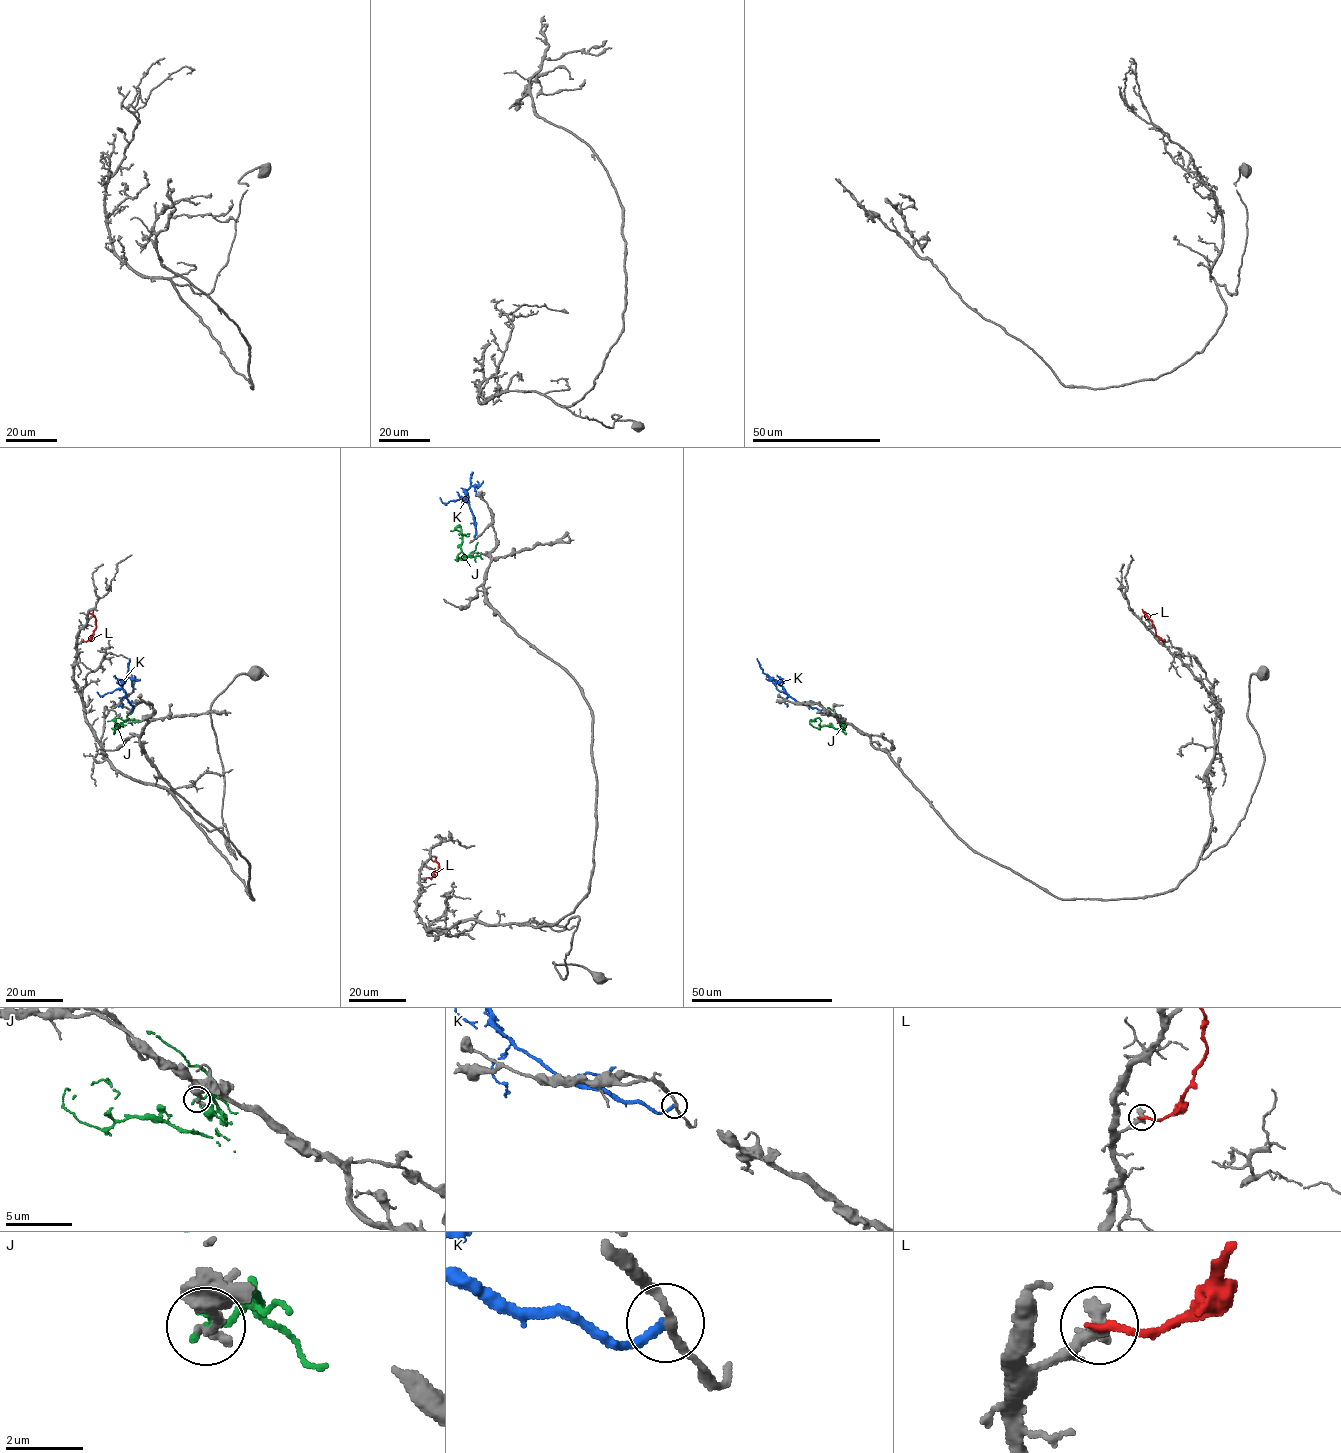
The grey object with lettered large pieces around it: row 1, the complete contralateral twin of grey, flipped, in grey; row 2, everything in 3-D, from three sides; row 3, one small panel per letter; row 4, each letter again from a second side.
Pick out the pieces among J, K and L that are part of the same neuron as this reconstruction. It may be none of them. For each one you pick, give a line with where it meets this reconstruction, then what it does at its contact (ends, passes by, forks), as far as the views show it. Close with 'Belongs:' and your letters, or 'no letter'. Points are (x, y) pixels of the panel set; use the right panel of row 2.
Belongs: no letter

